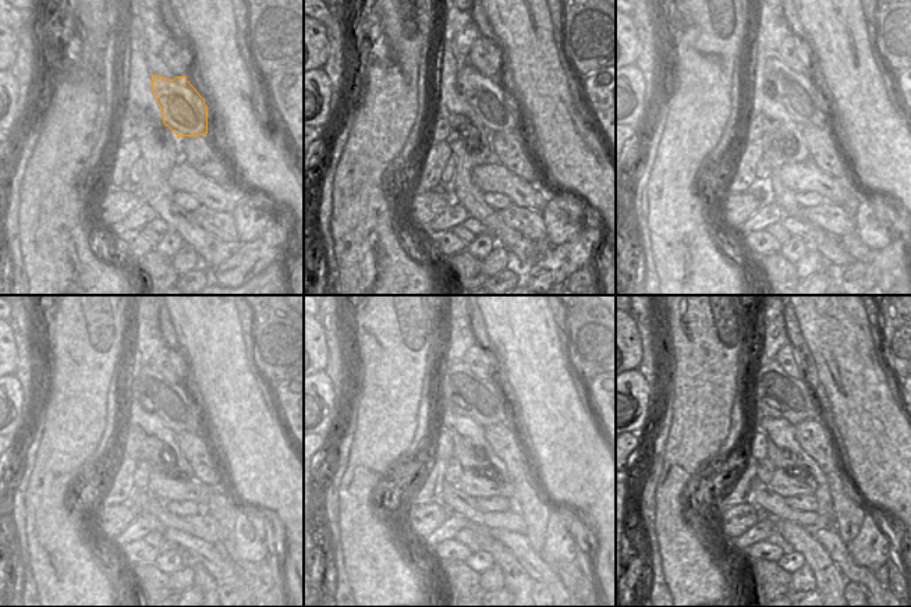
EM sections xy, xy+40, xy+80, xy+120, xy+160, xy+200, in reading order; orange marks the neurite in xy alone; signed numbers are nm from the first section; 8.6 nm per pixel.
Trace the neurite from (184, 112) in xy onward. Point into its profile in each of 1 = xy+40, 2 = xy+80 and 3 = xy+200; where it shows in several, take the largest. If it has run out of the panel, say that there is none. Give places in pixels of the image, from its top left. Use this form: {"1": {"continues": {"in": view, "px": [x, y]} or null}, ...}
{"1": {"continues": {"in": "xy+40", "px": [488, 98]}}, "2": {"continues": {"in": "xy+80", "px": [798, 93]}}, "3": {"continues": {"in": "xy+200", "px": [776, 394]}}}

